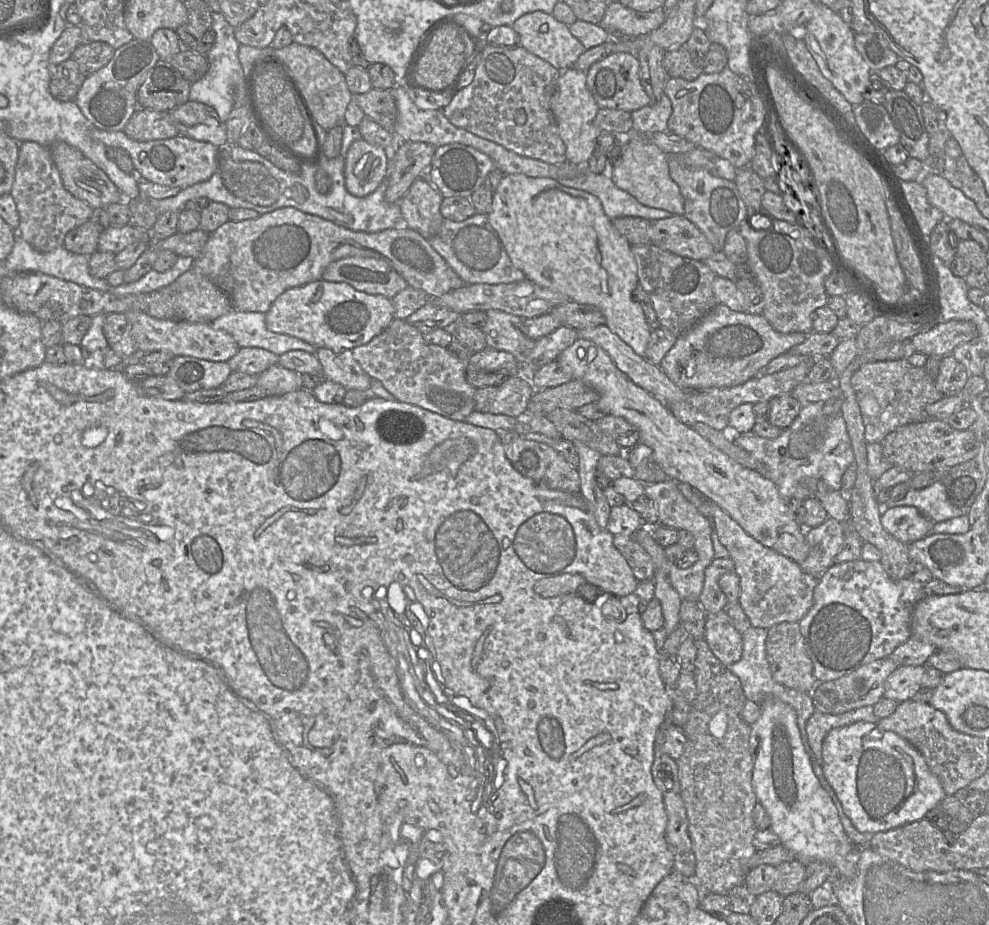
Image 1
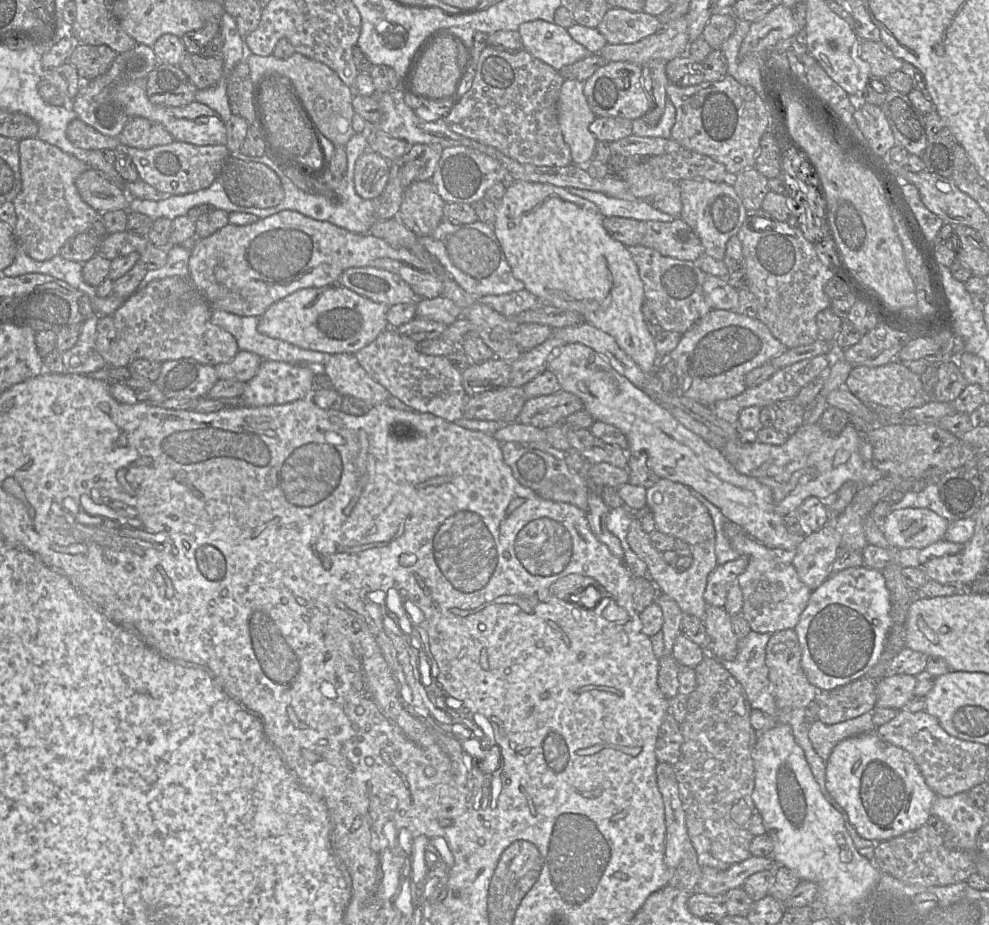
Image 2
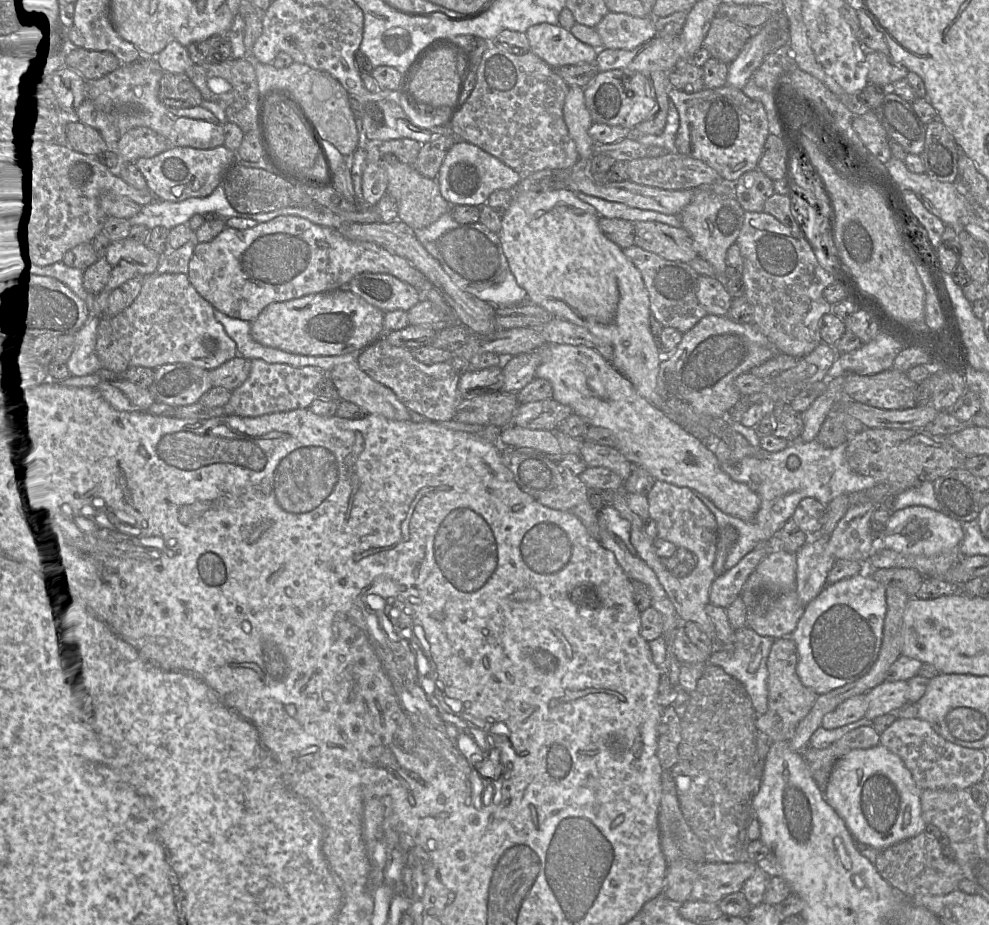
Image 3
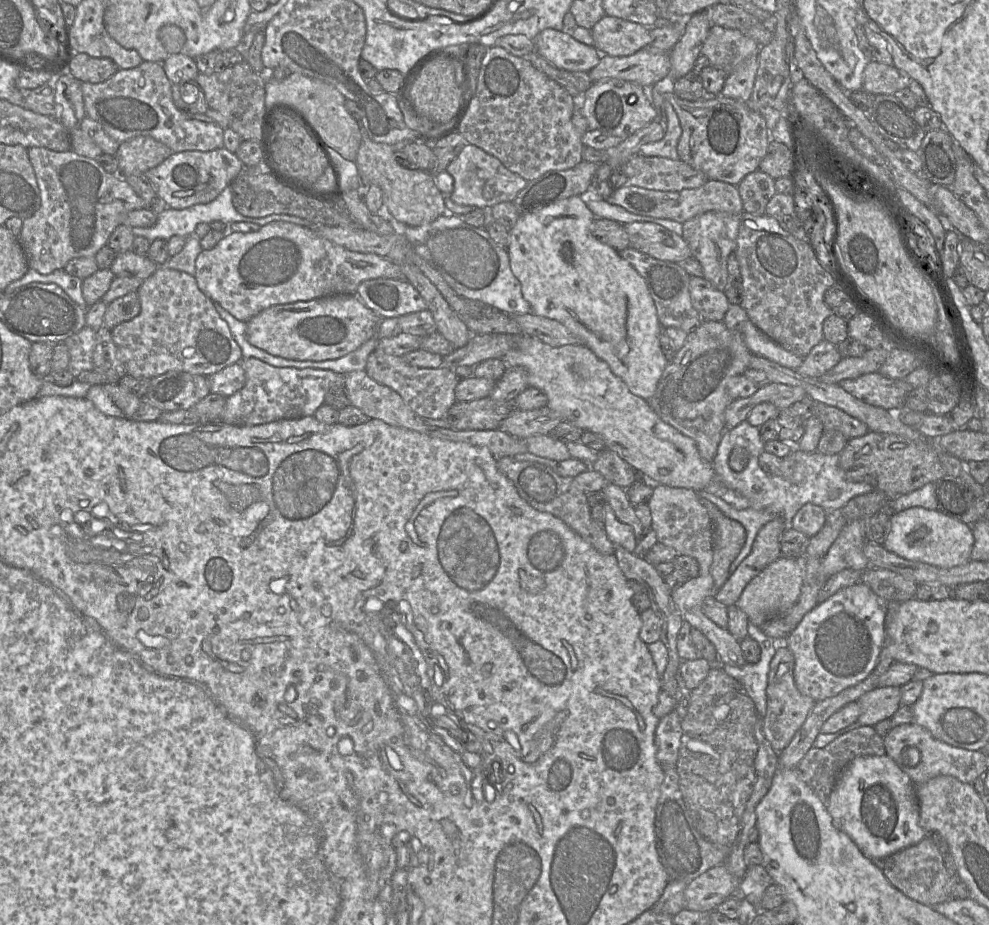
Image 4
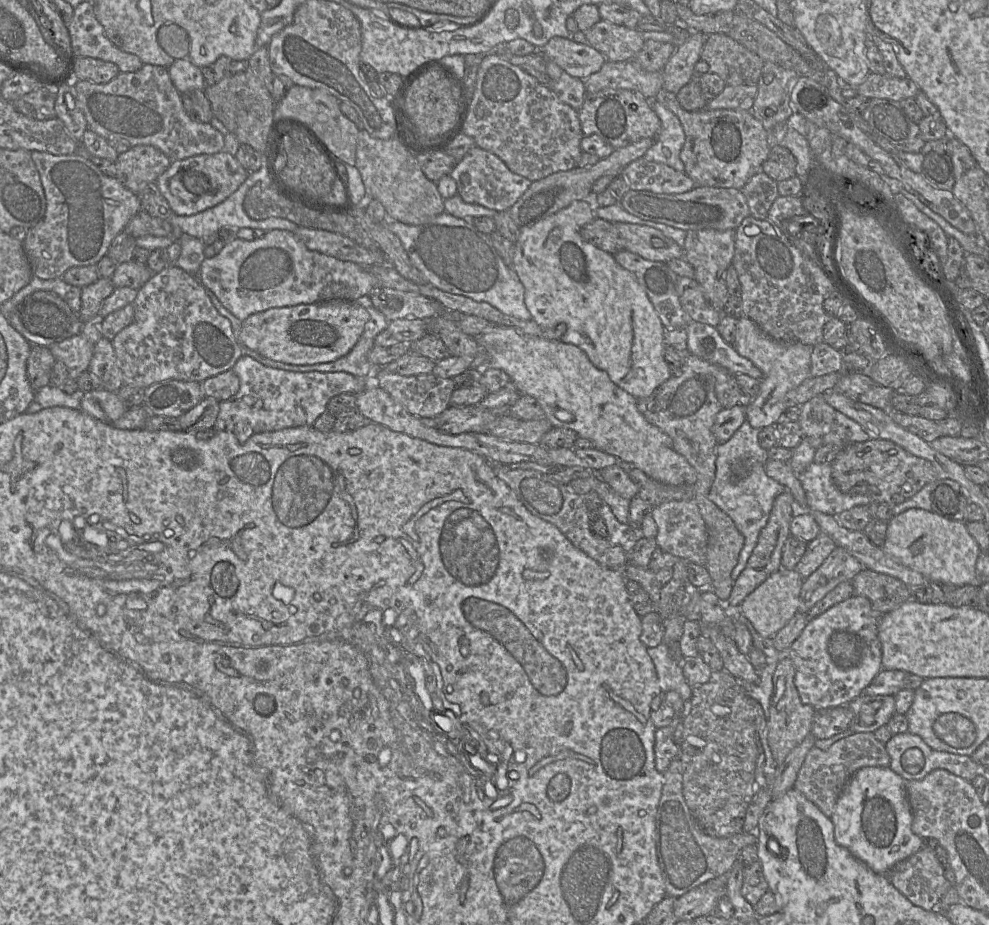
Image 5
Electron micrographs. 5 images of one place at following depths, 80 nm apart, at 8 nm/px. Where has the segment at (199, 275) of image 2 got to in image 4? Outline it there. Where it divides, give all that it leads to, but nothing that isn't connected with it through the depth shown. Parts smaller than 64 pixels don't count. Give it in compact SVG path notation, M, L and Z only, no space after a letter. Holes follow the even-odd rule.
M274 221L256 232L229 231L210 250L202 250L196 259L195 279L199 289L233 317L248 321L271 306L309 301L338 294L355 294L365 280L375 278L405 279L400 266L373 253L350 251L319 236L310 228L291 222Z

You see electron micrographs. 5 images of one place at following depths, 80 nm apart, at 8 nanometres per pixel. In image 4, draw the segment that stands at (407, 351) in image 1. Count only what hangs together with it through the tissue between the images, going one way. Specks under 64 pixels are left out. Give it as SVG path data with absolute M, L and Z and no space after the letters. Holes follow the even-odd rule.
M375 349L368 357L365 372L377 383L396 391L406 405L422 419L443 419L456 402L458 377L448 368L419 368L411 366L400 356Z

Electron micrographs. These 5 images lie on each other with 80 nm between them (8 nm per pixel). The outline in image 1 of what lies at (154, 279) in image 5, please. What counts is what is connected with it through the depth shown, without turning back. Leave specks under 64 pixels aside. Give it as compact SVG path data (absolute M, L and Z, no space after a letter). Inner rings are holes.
M141 311L124 313L139 350L143 353L166 351L175 356L191 356L222 362L232 358L240 348L231 334L212 328L208 323L157 319Z

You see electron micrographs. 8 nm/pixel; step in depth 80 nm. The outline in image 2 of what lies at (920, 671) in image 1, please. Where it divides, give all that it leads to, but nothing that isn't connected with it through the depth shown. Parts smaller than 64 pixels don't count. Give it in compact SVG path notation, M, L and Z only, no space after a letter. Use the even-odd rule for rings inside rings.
M896 674L880 679L876 685L876 708L902 707L914 697L916 677L908 674Z

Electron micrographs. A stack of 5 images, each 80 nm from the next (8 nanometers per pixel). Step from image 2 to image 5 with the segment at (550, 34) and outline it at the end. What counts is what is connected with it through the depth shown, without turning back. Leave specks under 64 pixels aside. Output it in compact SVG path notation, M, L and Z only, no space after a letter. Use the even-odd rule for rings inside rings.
M553 37L537 49L547 61L552 61L574 78L585 80L598 72L606 58L589 44L576 43L563 37Z

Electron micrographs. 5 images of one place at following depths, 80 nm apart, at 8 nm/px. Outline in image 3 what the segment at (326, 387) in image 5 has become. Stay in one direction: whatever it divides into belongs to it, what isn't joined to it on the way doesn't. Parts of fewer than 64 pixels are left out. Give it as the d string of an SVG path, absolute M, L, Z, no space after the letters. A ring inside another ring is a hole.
M261 359L250 360L247 380L232 391L225 405L227 415L257 417L265 414L309 408L317 398L316 387L326 372L315 366L294 367L283 363L268 363Z

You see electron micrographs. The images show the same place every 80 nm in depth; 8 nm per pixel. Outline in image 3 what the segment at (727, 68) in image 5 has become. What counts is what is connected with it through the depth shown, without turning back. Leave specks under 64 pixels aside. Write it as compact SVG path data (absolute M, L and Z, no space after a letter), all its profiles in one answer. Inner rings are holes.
M715 17L707 32L703 45L710 55L726 64L732 63L753 30L726 18Z

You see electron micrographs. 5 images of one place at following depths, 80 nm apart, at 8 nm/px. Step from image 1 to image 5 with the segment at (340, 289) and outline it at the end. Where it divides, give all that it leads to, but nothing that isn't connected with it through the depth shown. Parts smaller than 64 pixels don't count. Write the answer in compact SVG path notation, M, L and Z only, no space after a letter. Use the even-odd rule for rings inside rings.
M332 300L270 308L242 322L238 342L260 355L294 365L319 364L346 355L360 339L370 318L363 301Z

